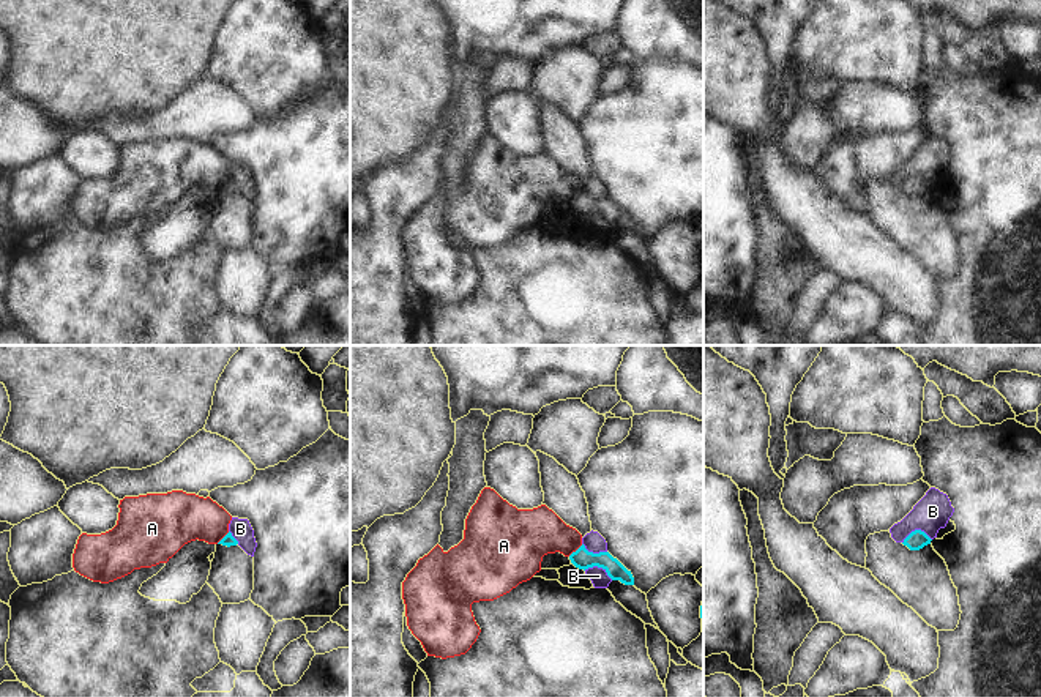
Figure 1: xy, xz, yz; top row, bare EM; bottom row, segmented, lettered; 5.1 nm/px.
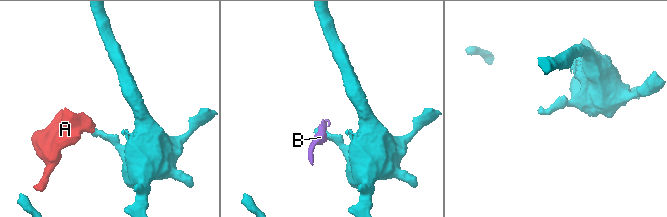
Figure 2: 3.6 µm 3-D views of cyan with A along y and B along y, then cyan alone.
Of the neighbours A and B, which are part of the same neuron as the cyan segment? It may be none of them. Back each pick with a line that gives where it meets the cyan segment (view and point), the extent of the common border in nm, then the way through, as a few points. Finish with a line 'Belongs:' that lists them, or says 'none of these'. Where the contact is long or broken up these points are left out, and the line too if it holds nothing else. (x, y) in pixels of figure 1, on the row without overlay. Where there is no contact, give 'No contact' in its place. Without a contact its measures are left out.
Belongs: none of these.

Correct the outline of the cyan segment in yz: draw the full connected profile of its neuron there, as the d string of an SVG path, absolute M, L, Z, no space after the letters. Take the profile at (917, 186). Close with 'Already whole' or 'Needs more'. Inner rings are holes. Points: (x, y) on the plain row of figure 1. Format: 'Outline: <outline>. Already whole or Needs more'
Outline: M915 177L912 178L905 186L904 186L904 192L907 192L910 197L920 197L924 192L931 191L931 184L921 178L921 177Z. Already whole.

